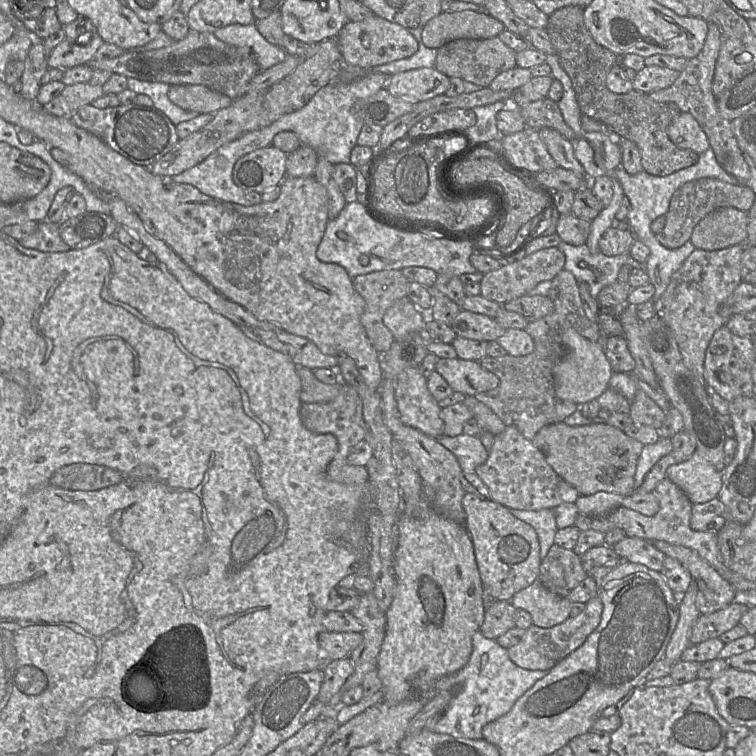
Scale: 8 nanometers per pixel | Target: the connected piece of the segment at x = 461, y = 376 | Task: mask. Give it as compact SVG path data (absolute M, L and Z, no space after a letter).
M440 358L435 370L455 392L466 396L490 391L499 385L499 378L475 360Z

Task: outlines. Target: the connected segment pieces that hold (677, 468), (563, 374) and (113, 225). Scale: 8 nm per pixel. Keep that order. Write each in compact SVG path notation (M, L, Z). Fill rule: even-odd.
M698 452L678 464L670 466L666 477L675 483L693 504L702 504L718 497L722 475Z
M568 328L562 335L564 356L553 368L556 395L579 405L598 397L609 388L614 373L606 356L604 346L581 336L574 328Z
M84 212L59 223L59 234L71 249L82 249L116 235L119 224L111 215Z

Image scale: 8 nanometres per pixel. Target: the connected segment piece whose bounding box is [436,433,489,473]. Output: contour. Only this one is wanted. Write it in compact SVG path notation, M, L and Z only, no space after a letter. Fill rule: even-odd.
M462 433L455 437L441 435L436 439L455 455L464 473L474 473L488 459L489 452L479 436Z

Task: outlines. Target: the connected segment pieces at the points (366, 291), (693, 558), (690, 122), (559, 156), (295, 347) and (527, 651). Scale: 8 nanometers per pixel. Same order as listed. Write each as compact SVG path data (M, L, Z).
M401 270L375 271L356 276L353 279L354 289L365 301L365 310L361 316L361 324L370 343L381 356L390 350L394 342L391 331L383 323L384 314L396 301L407 297L408 285L409 281Z
M652 541L656 549L679 561L689 571L698 592L697 608L702 615L711 614L736 601L736 590L695 550L665 541Z
M680 112L667 128L671 141L682 149L689 149L698 155L709 147L709 140L697 120L687 112Z
M541 129L538 132L540 139L558 167L570 170L578 177L586 177L584 168L574 155L574 147L571 141L554 129Z
M278 331L277 338L288 347L289 356L297 366L316 370L328 368L337 370L338 358L323 354L318 347L307 338L285 331Z
M594 596L587 603L585 609L576 617L551 628L541 628L531 625L525 630L521 641L508 648L510 659L519 667L529 670L551 670L558 662L579 648L587 637L598 627L601 621L603 604L599 596Z

